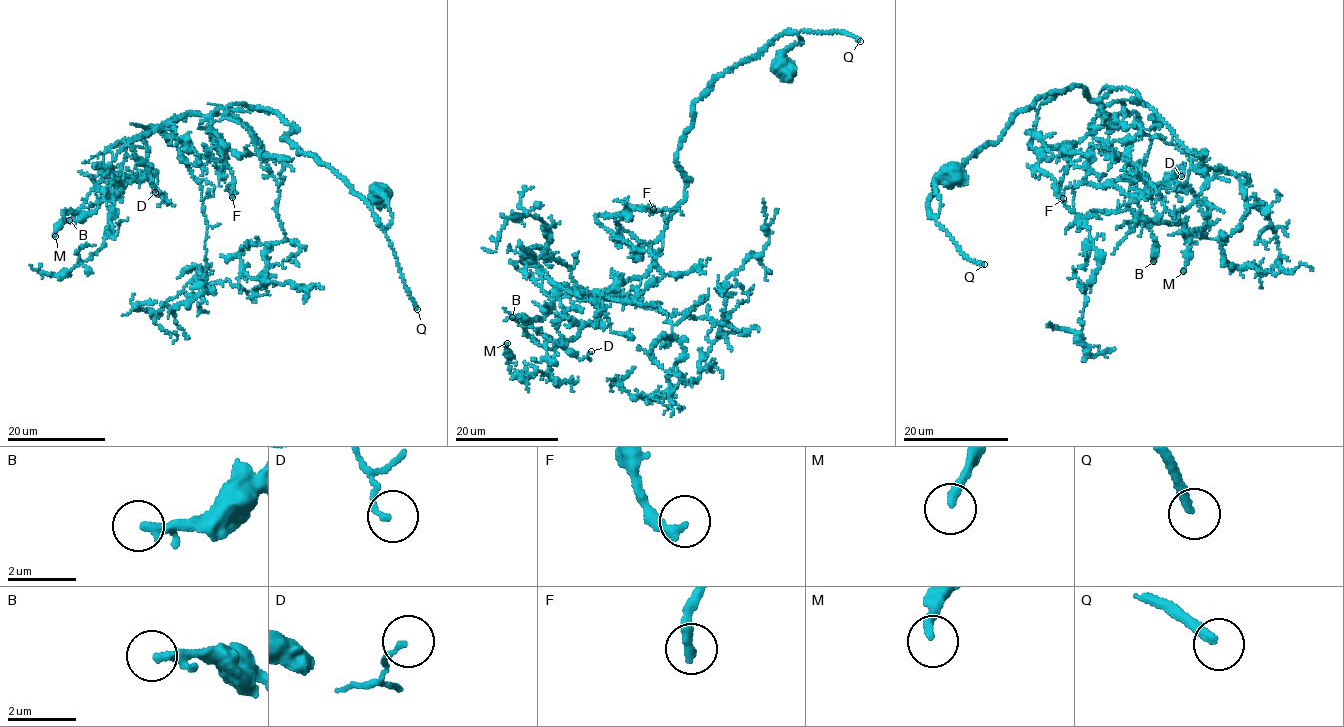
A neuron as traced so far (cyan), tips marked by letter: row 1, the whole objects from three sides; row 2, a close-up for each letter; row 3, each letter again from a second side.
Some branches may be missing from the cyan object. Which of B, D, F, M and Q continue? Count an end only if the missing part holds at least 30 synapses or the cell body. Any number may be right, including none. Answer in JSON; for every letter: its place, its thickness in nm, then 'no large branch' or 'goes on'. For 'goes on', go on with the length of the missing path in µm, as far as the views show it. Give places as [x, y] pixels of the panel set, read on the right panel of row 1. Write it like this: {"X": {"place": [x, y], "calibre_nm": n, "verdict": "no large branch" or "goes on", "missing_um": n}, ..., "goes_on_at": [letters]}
{"B": {"place": [1153, 261], "calibre_nm": 190, "verdict": "goes on", "missing_um": 20}, "D": {"place": [1181, 176], "calibre_nm": 150, "verdict": "no large branch"}, "F": {"place": [1063, 198], "calibre_nm": 240, "verdict": "no large branch"}, "M": {"place": [1183, 271], "calibre_nm": 240, "verdict": "no large branch"}, "Q": {"place": [984, 264], "calibre_nm": 260, "verdict": "goes on", "missing_um": 110}, "goes_on_at": ["B", "Q"]}

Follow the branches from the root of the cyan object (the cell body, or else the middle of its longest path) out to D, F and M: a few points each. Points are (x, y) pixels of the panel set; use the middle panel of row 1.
D: (785, 66), (796, 33), (692, 105), (684, 200), (650, 270), (553, 349), (524, 328), (591, 351)
F: (785, 66), (796, 33), (692, 105), (684, 200), (658, 238), (606, 214), (653, 209)
M: (785, 66), (796, 33), (692, 105), (663, 247), (557, 344), (551, 378), (515, 376), (507, 343)

